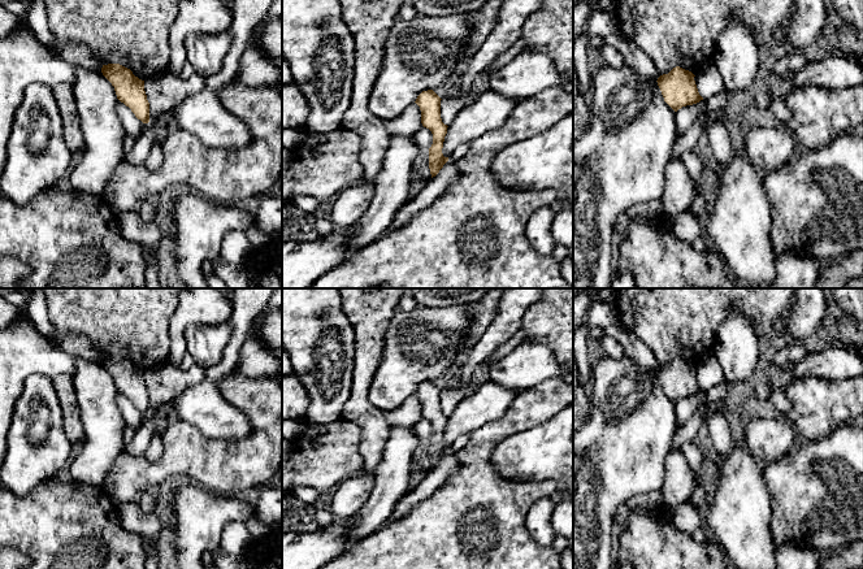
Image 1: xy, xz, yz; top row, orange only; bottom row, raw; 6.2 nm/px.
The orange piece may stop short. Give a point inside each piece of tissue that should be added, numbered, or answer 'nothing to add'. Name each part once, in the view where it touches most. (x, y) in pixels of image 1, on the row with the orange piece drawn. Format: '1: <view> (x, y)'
nothing to add

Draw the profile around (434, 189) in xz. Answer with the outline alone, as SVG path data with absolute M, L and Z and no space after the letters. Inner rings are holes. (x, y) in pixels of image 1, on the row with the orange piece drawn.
M448 160L439 173L430 178L422 191L409 199L395 214L387 231L395 230L408 223L420 210L437 201L444 191L457 181L456 161Z

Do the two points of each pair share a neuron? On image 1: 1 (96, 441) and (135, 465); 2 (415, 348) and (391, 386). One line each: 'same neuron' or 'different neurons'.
1: different neurons
2: same neuron

